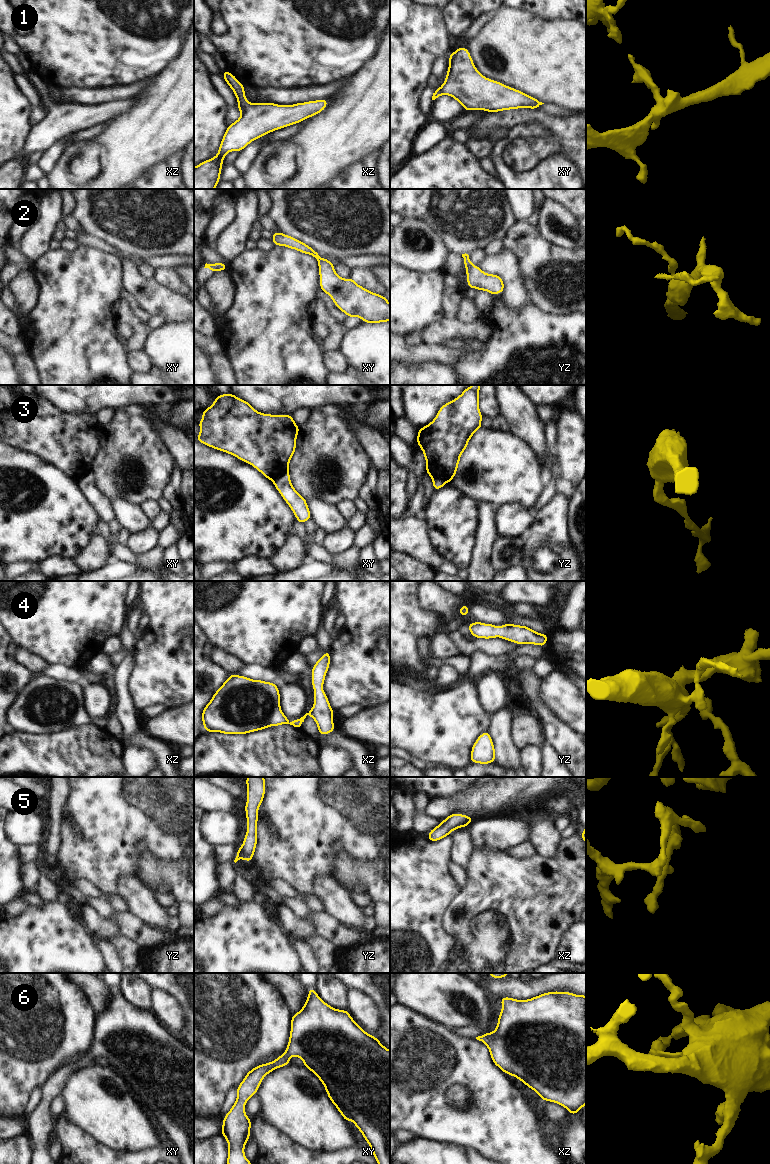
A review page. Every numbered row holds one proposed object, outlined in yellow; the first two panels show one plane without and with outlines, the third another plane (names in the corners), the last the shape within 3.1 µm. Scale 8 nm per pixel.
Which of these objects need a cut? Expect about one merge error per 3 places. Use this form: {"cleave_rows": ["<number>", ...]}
{"cleave_rows": ["3"]}

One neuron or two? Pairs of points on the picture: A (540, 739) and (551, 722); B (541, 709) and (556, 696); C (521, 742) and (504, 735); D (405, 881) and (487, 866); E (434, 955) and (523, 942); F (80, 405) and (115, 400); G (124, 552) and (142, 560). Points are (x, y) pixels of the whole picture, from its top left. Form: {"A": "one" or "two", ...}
{"A": "two", "B": "two", "C": "two", "D": "two", "E": "two", "F": "one", "G": "one"}

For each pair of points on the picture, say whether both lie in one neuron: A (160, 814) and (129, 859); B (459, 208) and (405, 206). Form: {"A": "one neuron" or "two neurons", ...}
{"A": "one neuron", "B": "one neuron"}

